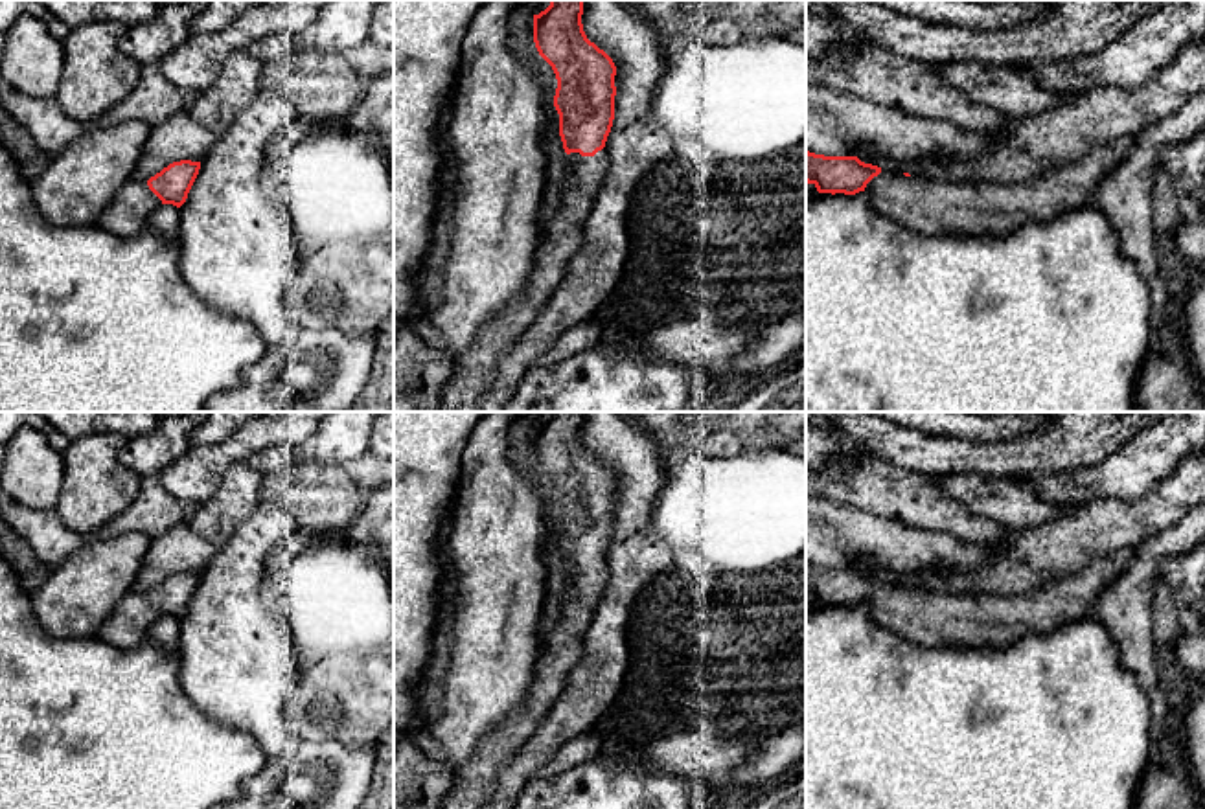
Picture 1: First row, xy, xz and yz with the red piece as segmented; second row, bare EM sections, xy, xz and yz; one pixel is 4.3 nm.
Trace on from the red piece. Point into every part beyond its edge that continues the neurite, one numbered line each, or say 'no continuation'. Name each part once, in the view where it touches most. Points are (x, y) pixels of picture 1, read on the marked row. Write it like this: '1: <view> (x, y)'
1: xz (521, 22)

